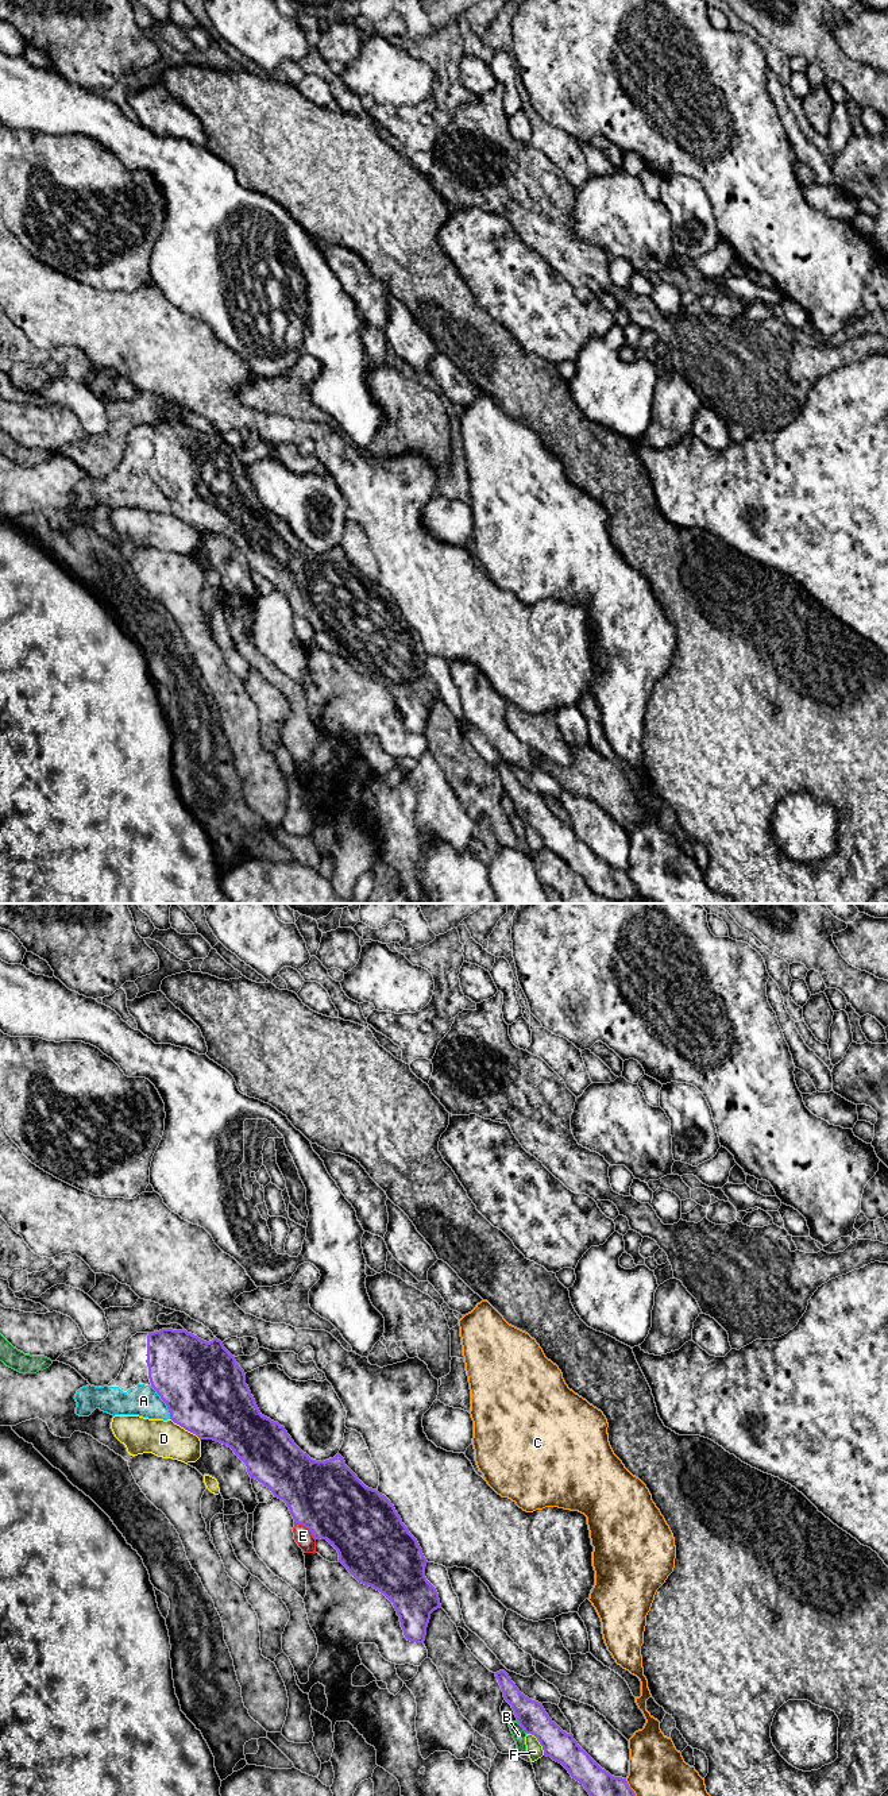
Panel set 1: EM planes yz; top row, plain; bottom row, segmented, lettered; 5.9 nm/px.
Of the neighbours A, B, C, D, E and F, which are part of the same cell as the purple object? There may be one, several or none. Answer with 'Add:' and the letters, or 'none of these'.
Add: A

